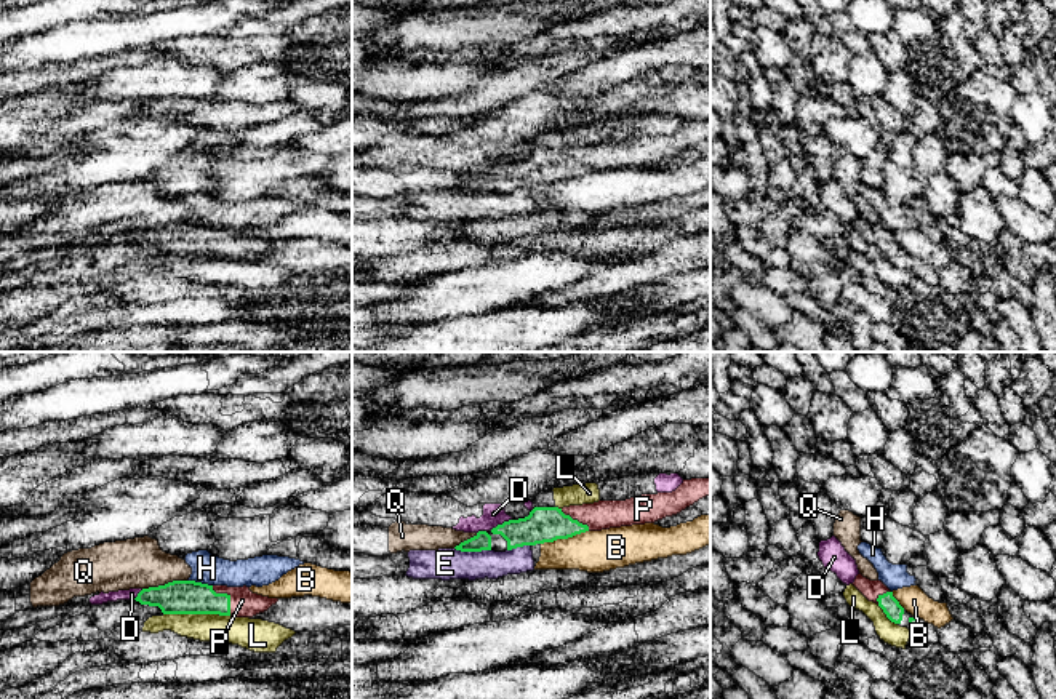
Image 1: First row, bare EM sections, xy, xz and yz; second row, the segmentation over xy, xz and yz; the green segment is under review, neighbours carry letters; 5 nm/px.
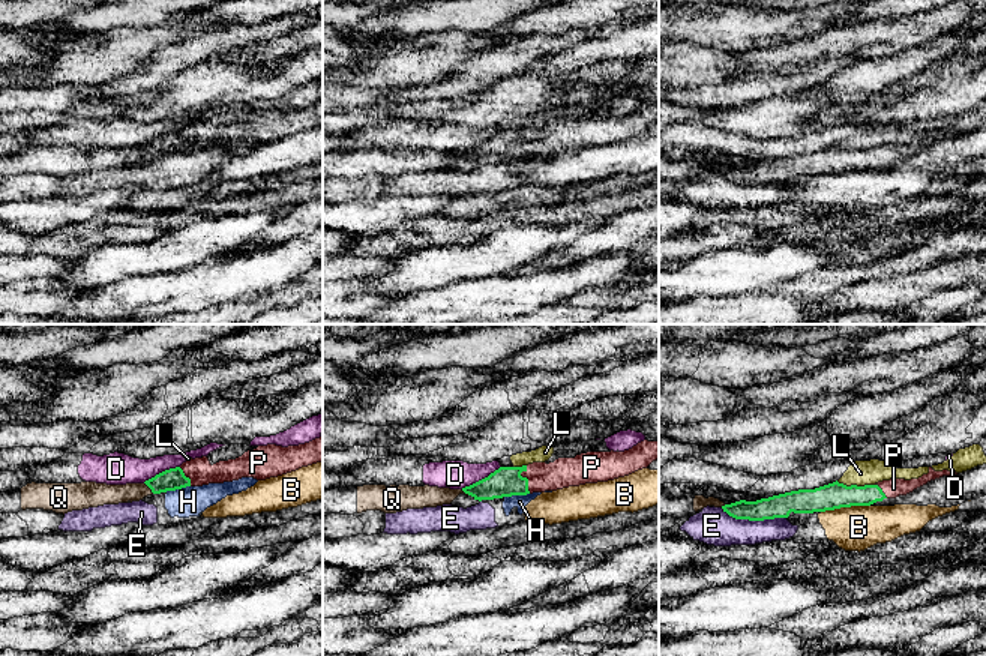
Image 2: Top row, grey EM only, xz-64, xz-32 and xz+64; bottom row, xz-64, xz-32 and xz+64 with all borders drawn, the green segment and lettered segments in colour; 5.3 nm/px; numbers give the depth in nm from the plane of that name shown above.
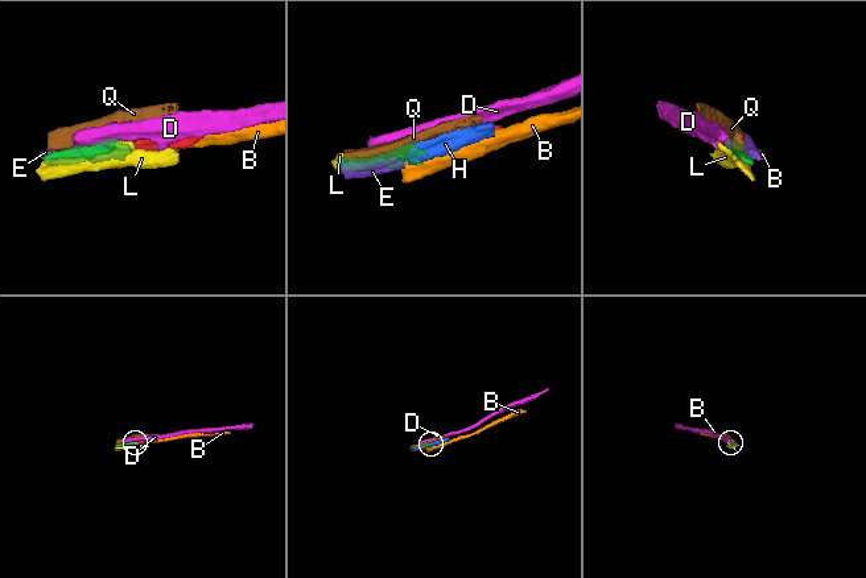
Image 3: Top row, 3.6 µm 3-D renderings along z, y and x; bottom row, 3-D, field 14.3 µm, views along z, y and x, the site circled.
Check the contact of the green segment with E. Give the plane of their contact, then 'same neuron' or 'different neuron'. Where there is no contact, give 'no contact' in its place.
xz | different neuron

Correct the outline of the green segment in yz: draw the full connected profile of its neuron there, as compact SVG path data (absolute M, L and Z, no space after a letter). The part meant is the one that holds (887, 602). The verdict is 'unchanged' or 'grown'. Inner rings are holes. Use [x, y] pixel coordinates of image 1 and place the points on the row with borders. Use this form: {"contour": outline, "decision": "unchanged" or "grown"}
{"contour": "M859 573L856 576L853 585L869 601L877 603L891 622L901 624L904 608L899 605L899 601L893 597L893 592L882 581L878 581L878 579L870 581Z", "decision": "grown"}

